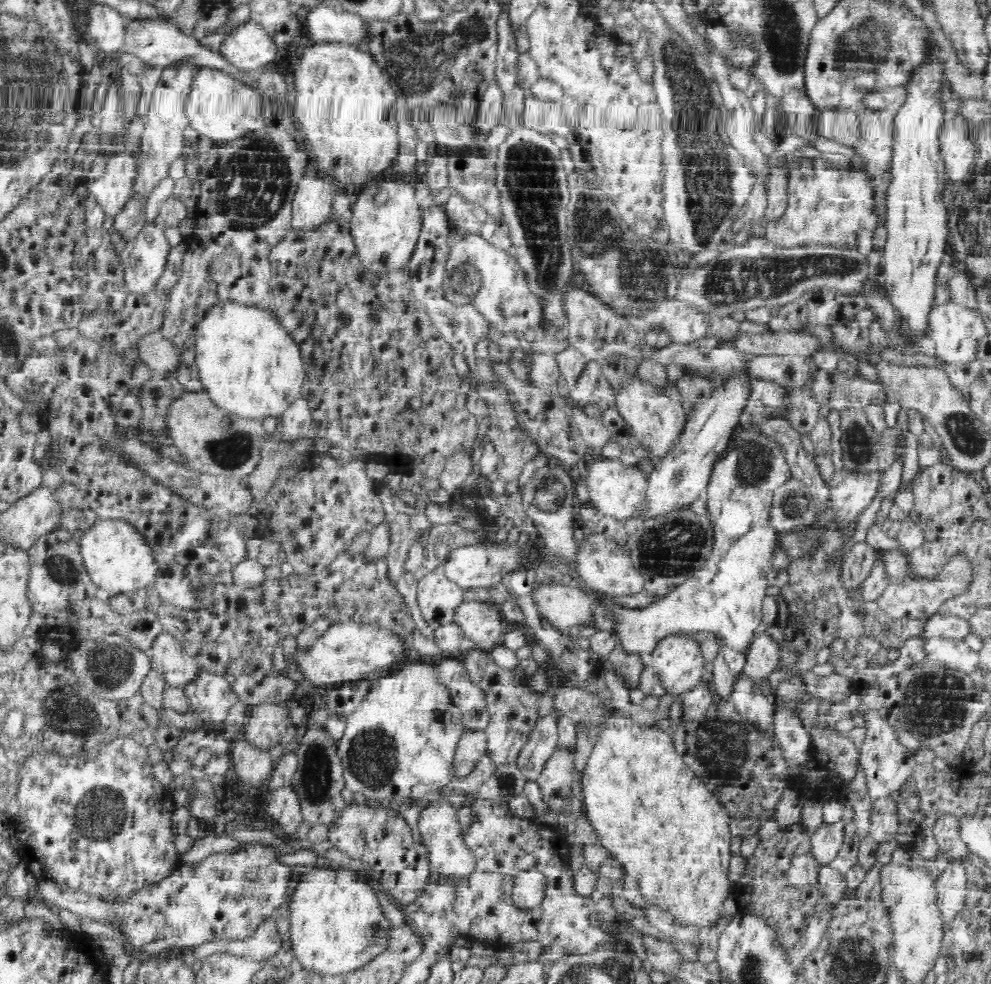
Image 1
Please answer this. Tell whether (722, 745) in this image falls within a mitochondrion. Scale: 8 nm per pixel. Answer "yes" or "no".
yes

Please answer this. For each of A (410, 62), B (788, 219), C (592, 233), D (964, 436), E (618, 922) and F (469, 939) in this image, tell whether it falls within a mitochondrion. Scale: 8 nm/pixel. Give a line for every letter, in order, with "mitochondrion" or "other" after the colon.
A: mitochondrion
B: other
C: mitochondrion
D: mitochondrion
E: other
F: other

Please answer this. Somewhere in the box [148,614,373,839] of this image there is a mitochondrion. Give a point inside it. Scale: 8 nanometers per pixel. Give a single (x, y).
(316, 778)

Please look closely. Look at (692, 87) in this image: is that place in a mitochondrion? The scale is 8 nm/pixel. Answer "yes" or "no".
yes

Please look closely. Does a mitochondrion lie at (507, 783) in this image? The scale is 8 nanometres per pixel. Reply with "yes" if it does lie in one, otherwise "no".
no

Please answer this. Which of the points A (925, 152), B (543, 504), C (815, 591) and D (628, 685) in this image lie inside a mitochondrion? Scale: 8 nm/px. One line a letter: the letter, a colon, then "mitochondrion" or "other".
A: other
B: mitochondrion
C: other
D: other

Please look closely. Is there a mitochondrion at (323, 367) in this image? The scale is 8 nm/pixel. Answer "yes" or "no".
no

